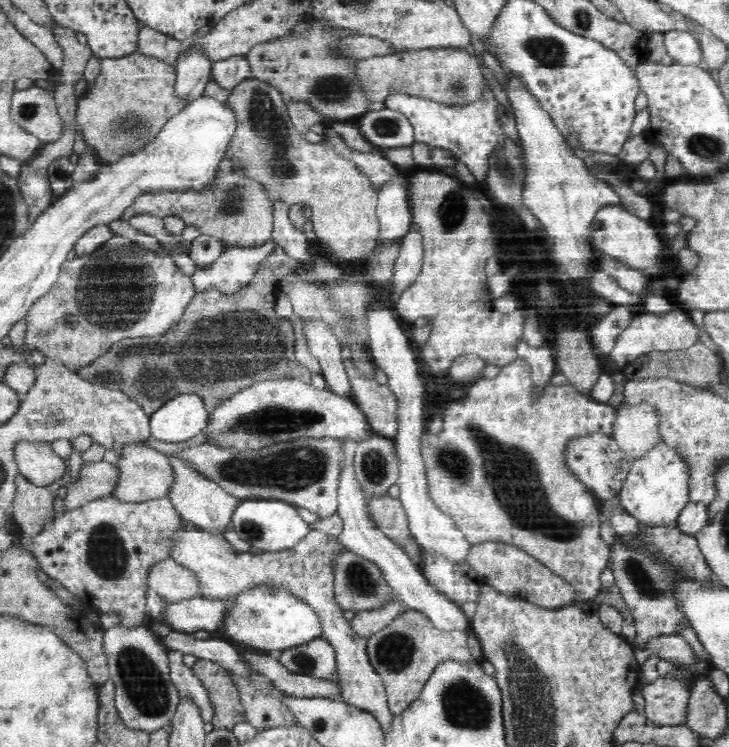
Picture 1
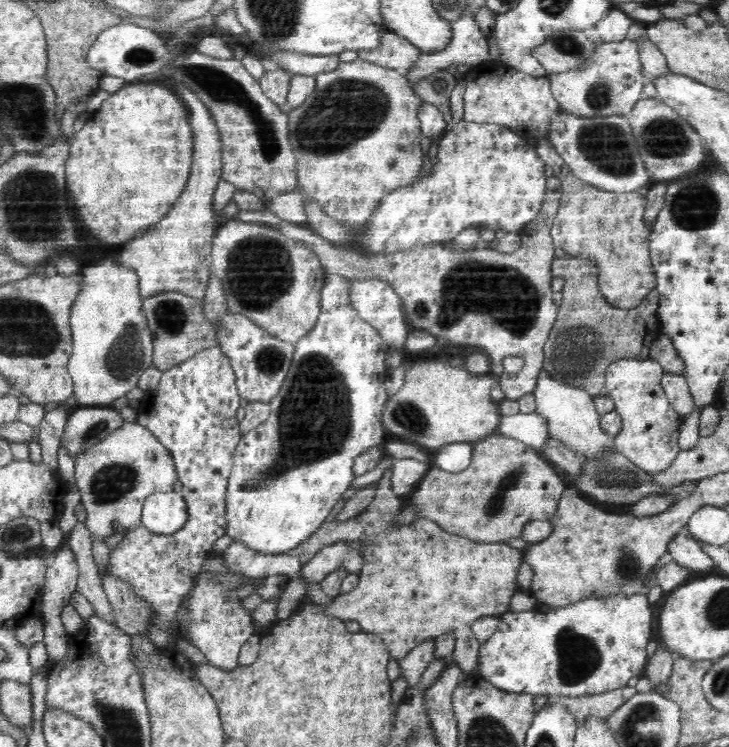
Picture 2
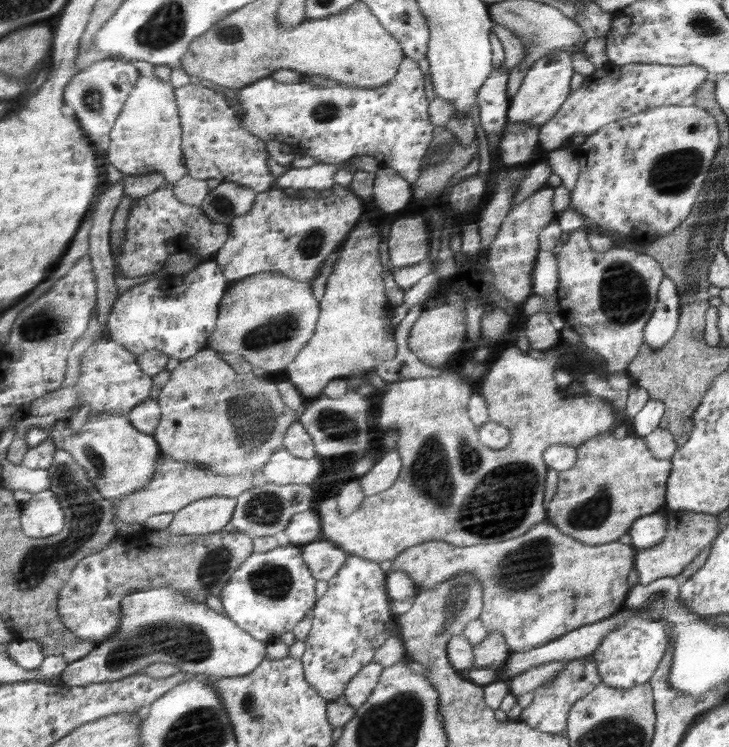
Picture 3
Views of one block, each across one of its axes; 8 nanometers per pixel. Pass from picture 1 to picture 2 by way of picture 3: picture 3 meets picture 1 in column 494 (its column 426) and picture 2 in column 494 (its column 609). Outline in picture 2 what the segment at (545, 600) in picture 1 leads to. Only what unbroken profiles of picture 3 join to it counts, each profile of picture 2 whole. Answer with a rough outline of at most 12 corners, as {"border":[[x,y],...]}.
{"border":[[372,504],[290,553],[360,542],[359,585],[321,610],[391,658],[444,634],[476,671],[480,618],[511,612],[524,554]]}

